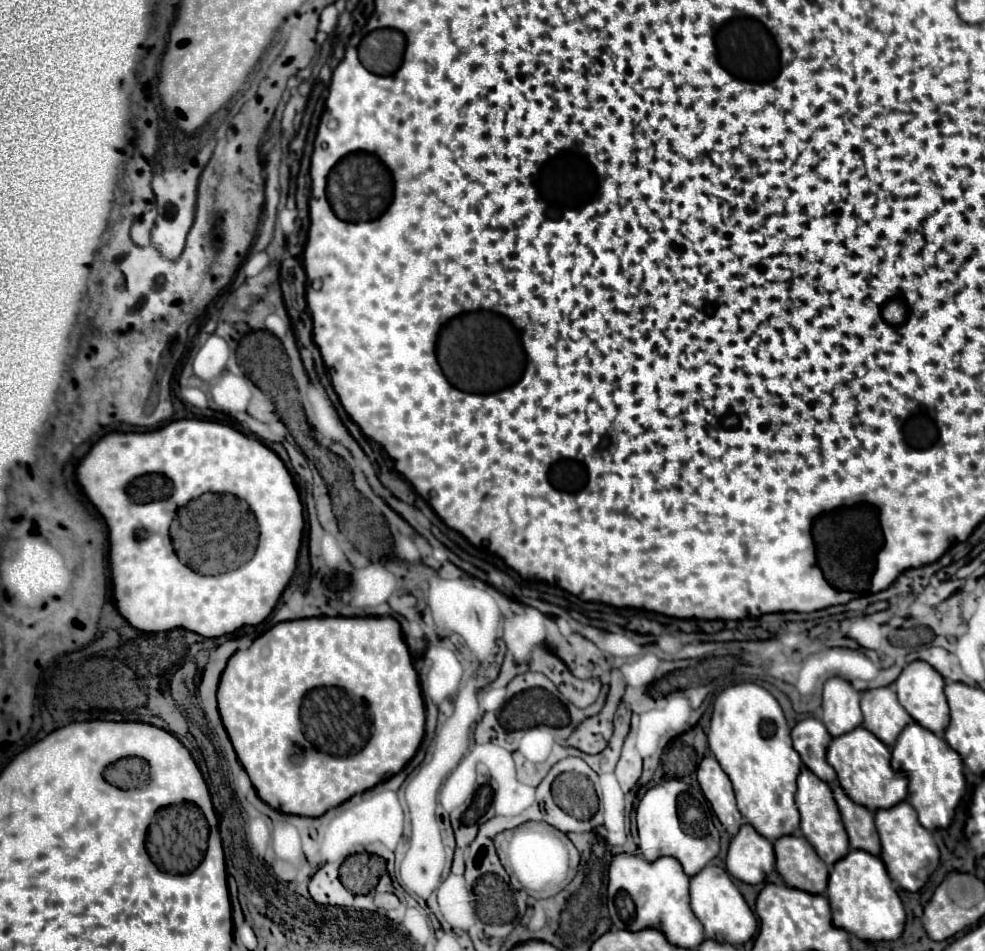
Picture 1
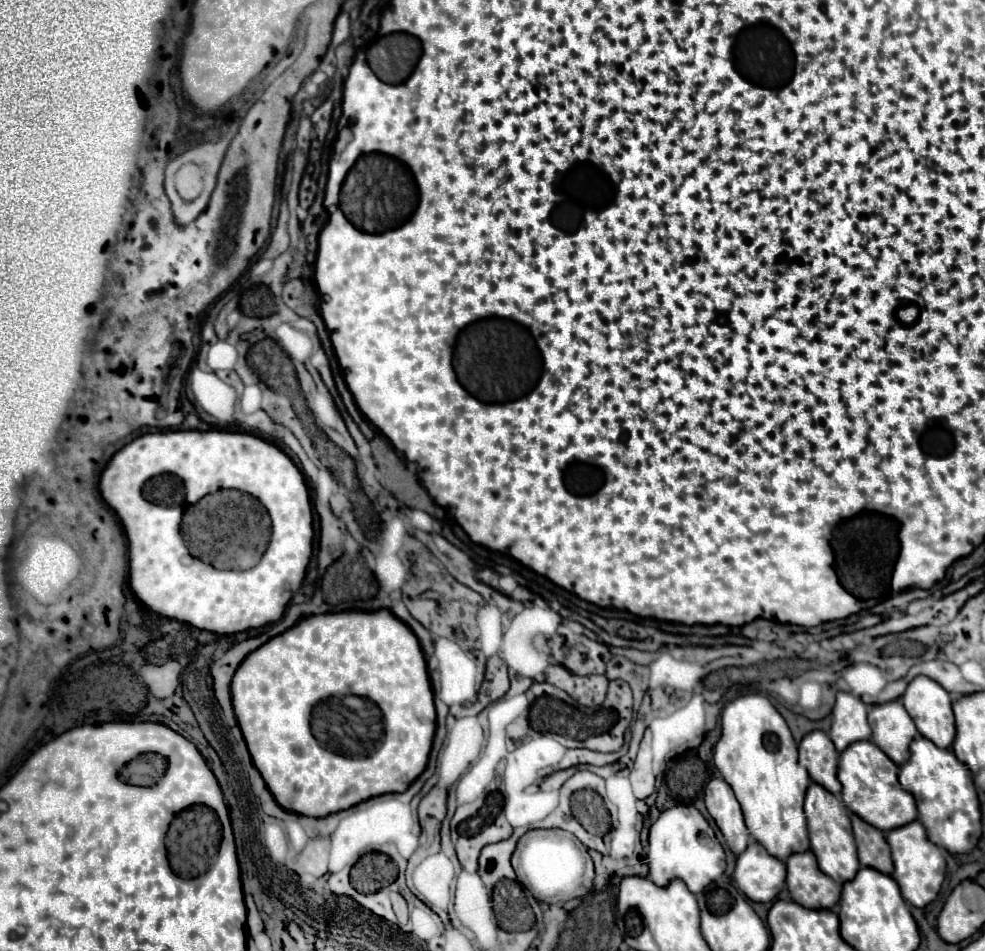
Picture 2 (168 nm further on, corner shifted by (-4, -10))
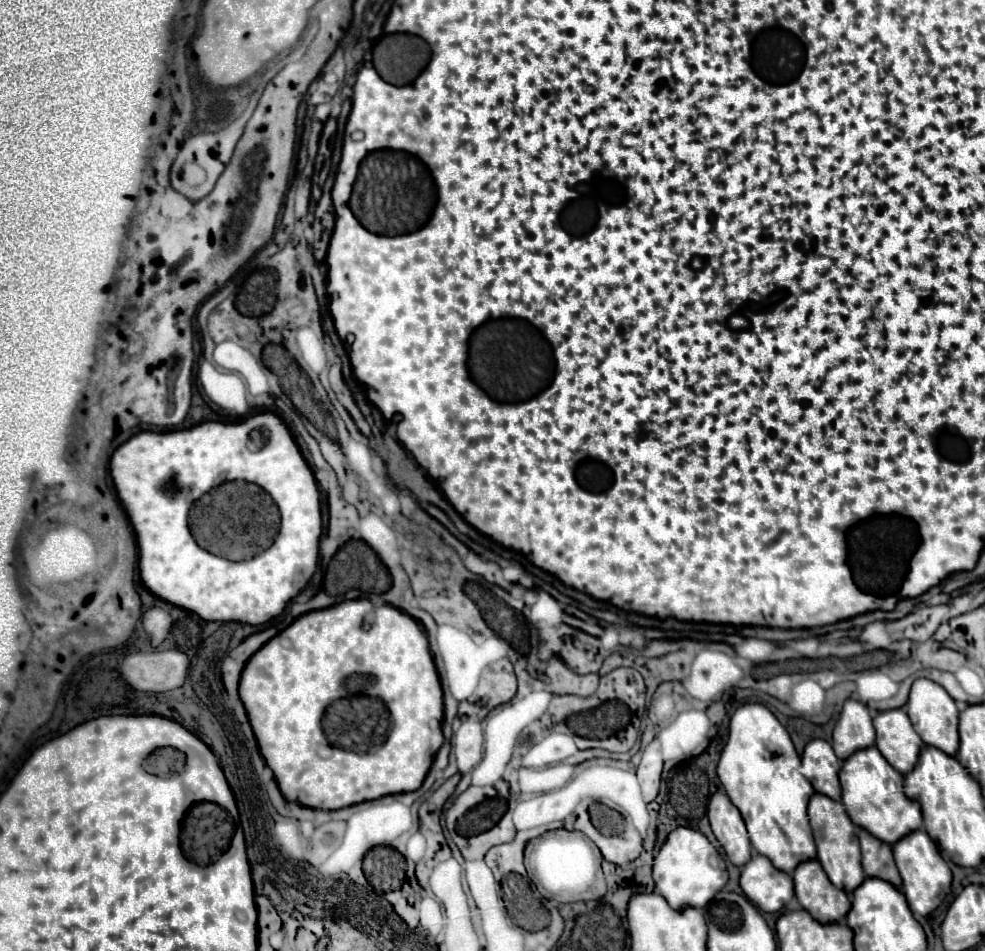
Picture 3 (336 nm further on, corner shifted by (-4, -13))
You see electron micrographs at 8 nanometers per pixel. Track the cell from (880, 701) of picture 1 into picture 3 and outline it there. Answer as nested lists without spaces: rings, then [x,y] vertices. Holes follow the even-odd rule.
[[[903,709],[883,711],[873,719],[877,729],[875,747],[885,755],[891,767],[899,773],[909,773],[917,765],[917,755],[923,747],[921,737],[915,733]]]

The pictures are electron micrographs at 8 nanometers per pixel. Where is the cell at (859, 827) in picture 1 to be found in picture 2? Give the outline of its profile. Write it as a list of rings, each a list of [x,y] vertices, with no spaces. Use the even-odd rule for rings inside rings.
[[[851,814],[851,824],[853,824],[853,836],[857,842],[857,852],[859,852],[859,862],[861,866],[875,868],[883,874],[893,872],[893,860],[889,852],[889,844],[885,842],[885,834],[865,820],[861,820],[857,814]]]

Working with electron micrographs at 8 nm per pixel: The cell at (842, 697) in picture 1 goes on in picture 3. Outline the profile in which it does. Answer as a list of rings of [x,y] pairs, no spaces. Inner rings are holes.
[[[847,699],[839,721],[833,729],[833,751],[839,759],[847,759],[853,751],[861,751],[875,743],[874,713],[867,705]]]

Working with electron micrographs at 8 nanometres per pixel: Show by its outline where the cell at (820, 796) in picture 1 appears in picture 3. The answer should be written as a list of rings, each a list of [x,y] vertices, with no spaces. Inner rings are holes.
[[[815,793],[809,801],[809,819],[813,827],[813,837],[817,843],[817,861],[825,869],[827,877],[837,889],[843,889],[847,895],[851,895],[863,881],[863,869],[861,869],[861,851],[859,851],[859,839],[853,821],[849,819],[843,803],[833,801],[821,793]]]

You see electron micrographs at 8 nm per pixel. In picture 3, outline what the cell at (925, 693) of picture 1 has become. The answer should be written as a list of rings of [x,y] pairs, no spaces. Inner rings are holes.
[[[917,679],[911,687],[911,695],[909,695],[909,703],[907,703],[907,715],[917,731],[917,735],[923,739],[925,745],[937,747],[941,751],[945,751],[947,755],[955,755],[957,747],[959,747],[959,735],[957,735],[957,705],[955,701],[949,697],[949,693],[933,683],[931,679]]]

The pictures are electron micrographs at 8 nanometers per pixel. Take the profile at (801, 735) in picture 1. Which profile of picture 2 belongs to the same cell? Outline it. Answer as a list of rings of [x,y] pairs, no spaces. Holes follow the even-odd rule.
[[[815,730],[803,736],[799,744],[799,764],[807,768],[813,782],[821,784],[835,796],[841,794],[841,784],[837,780],[837,758],[839,752],[833,750],[833,742],[825,732]]]

